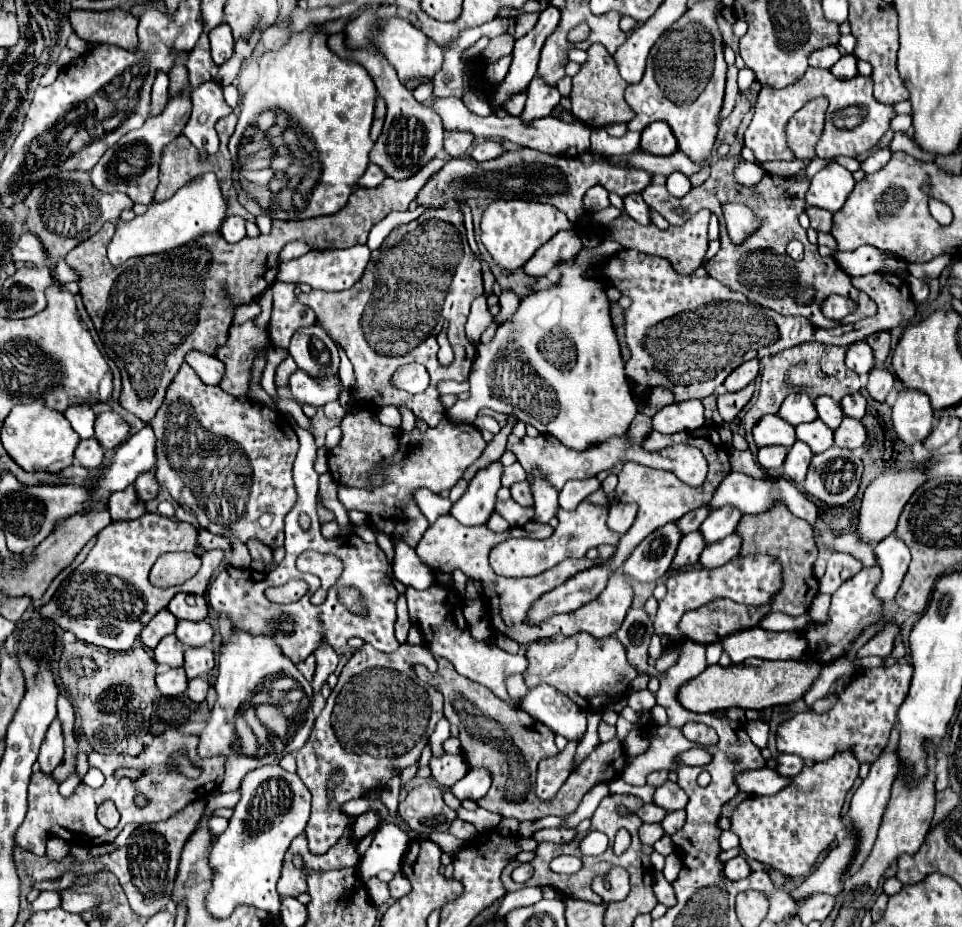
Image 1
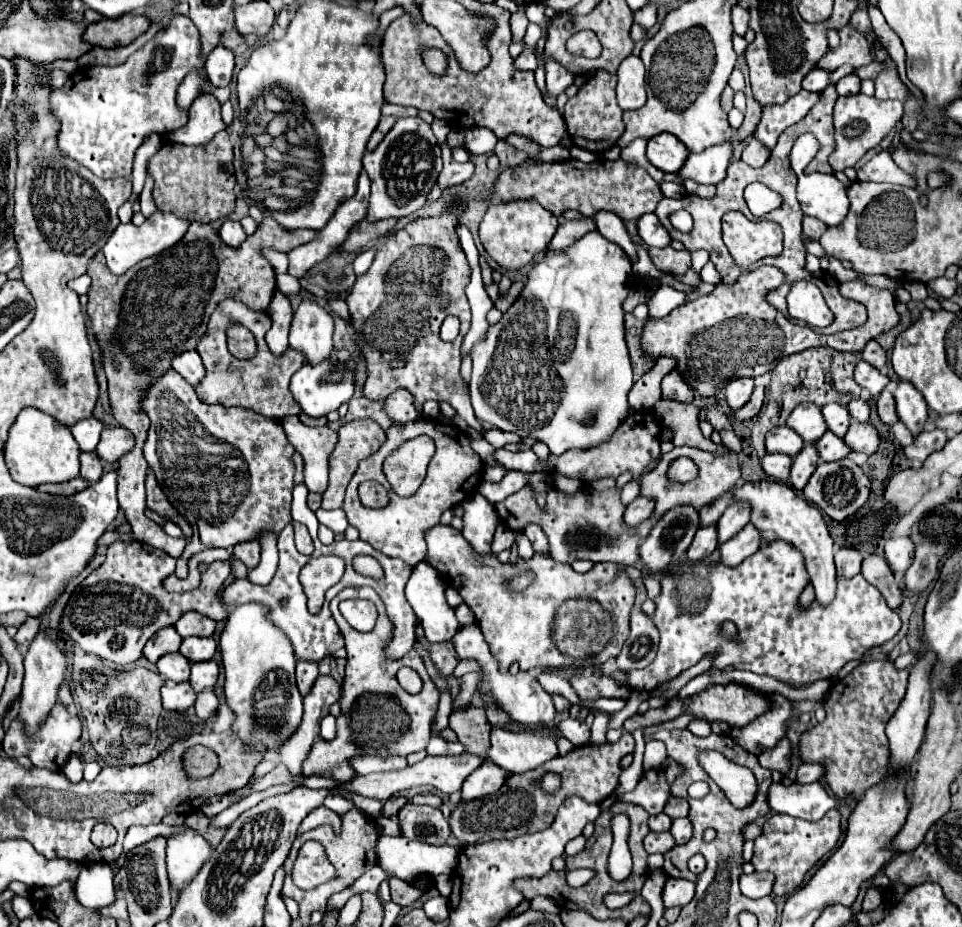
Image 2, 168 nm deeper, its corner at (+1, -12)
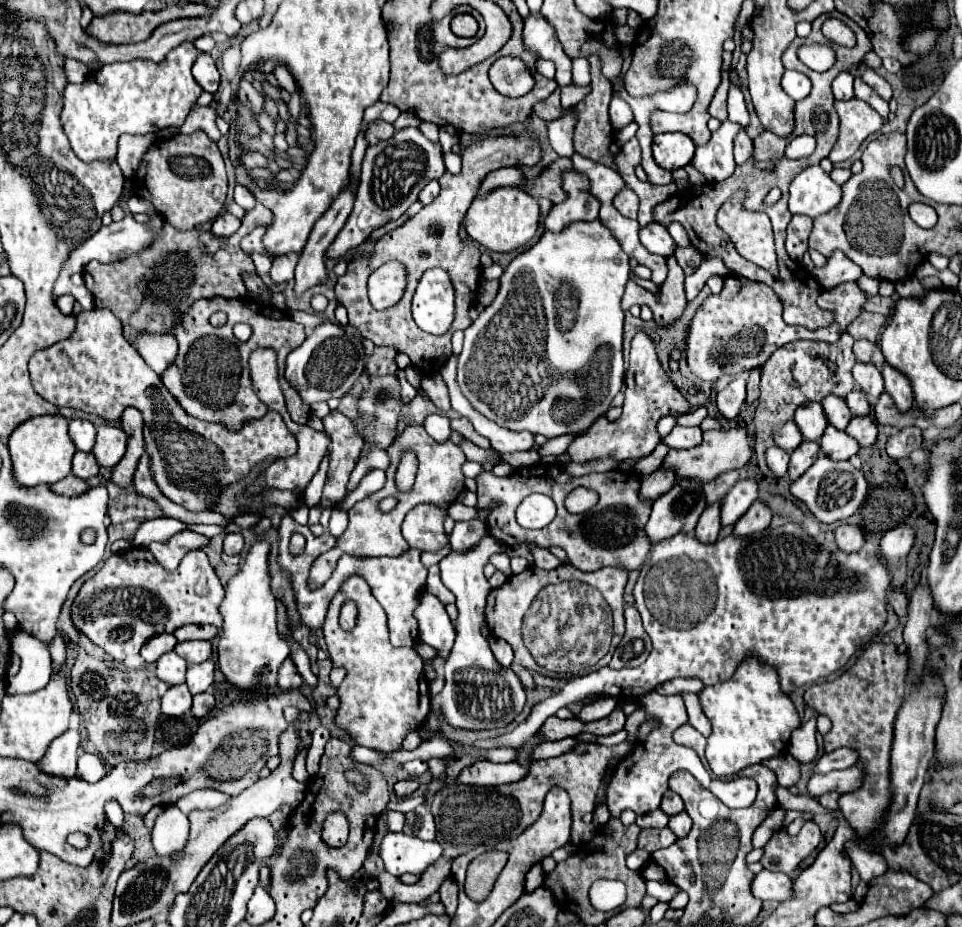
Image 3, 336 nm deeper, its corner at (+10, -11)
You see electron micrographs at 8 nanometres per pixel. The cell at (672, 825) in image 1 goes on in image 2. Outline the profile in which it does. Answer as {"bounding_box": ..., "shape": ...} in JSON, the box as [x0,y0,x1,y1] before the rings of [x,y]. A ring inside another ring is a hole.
{"bounding_box":[671,818,693,844],"shape":[[[677,818],[677,820],[673,820],[671,834],[673,834],[677,844],[689,842],[689,838],[693,836],[693,824],[691,824],[691,820],[689,818]]]}

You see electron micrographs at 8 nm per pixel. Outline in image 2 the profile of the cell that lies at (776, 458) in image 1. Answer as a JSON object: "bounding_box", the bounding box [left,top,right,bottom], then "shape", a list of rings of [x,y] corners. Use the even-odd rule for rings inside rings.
{"bounding_box":[761,454,793,482],"shape":[[[767,454],[761,462],[767,476],[773,480],[779,480],[779,482],[787,482],[791,464],[793,464],[793,456],[787,456],[787,454]]]}

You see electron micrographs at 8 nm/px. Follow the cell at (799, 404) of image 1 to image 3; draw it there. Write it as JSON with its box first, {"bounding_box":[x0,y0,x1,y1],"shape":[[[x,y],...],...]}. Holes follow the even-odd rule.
{"bounding_box":[794,403,828,441],"shape":[[[804,403],[802,407],[798,407],[794,413],[794,423],[798,425],[802,437],[808,441],[820,439],[828,425],[820,403]]]}

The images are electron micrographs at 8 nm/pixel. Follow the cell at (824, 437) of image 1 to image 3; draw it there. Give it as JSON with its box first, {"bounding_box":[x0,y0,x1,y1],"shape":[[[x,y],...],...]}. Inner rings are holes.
{"bounding_box":[818,425,860,461],"shape":[[[832,425],[826,427],[826,431],[824,431],[824,435],[820,437],[818,443],[820,443],[822,453],[830,459],[836,459],[836,461],[838,459],[850,459],[860,449],[860,445],[850,435],[846,435],[844,431],[838,431]]]}

